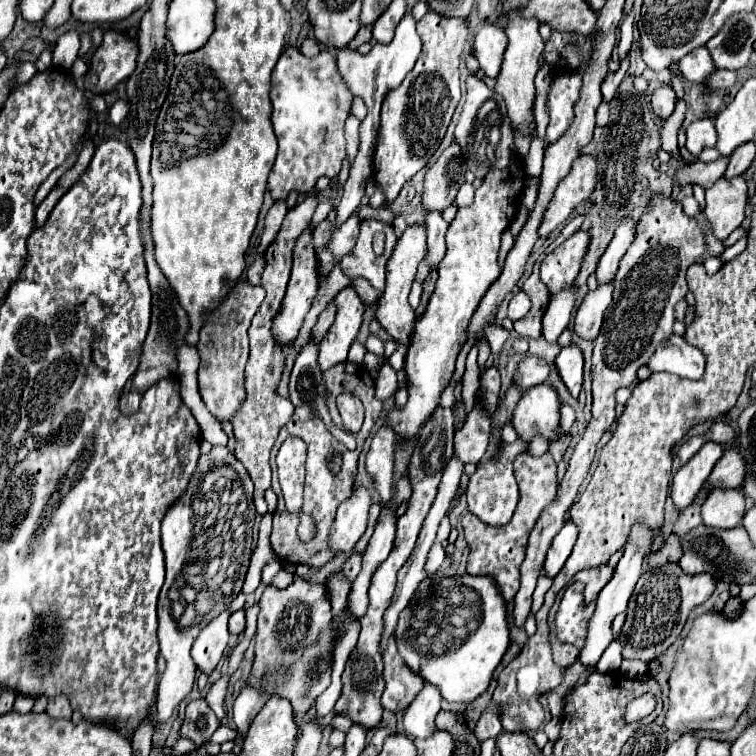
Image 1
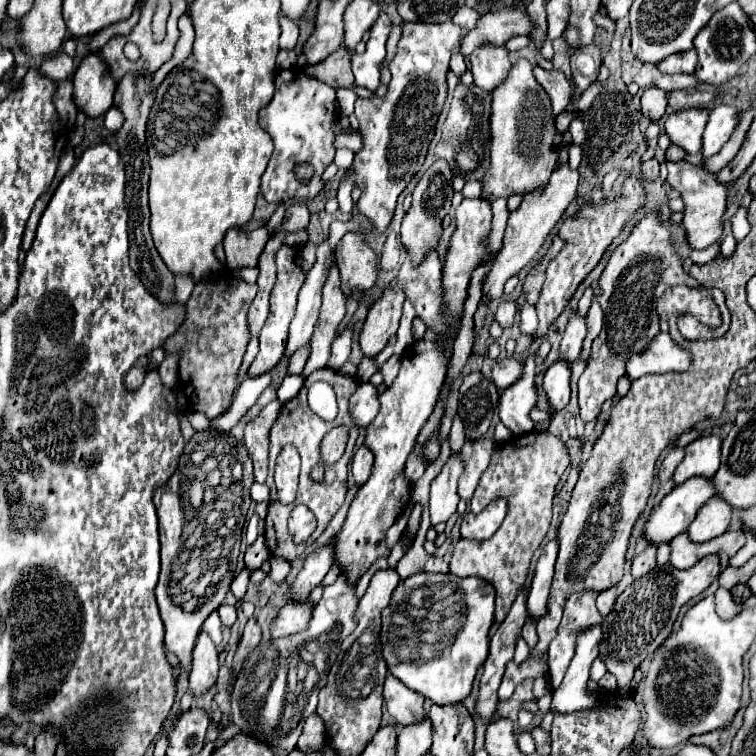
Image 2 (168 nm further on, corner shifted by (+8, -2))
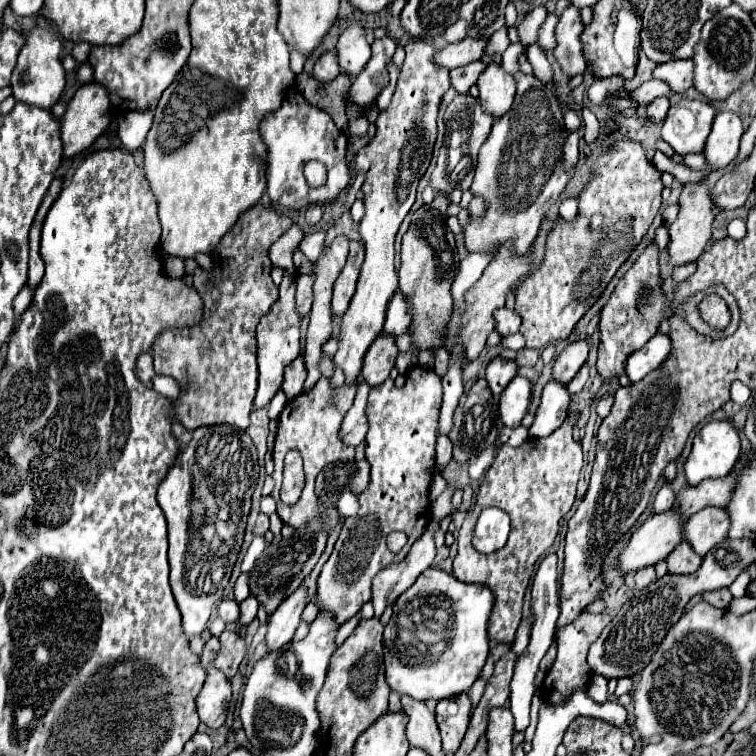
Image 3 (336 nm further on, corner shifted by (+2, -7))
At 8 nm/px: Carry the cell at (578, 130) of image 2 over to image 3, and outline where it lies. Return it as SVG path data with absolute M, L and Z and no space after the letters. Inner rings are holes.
M579 131L571 133L563 147L563 169L569 171L577 163L577 145L579 145Z

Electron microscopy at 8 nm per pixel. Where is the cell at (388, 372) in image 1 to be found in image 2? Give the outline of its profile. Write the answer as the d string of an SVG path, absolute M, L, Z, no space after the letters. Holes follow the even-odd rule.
M361 382L357 392L353 394L351 404L355 424L369 426L369 422L377 416L377 412L379 412L379 388L373 386L371 382Z

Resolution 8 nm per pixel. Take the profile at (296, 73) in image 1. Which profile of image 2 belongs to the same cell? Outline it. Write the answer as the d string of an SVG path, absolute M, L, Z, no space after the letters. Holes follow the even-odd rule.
M301 68L279 70L275 78L275 94L267 106L259 110L259 126L273 138L275 150L261 180L261 192L267 202L281 204L291 200L309 200L323 188L321 172L333 162L335 156L335 132L337 98L329 84L305 74ZM309 164L313 176L307 182L297 180L295 168Z

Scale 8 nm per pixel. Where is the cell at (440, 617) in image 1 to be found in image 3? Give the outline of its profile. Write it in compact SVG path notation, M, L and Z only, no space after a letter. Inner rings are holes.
M429 567L425 569L417 581L399 597L393 605L393 615L385 625L383 635L383 657L385 669L389 675L389 687L399 691L401 695L409 695L413 699L443 699L455 697L459 693L469 691L473 681L479 677L481 667L485 665L489 653L489 637L487 637L487 621L493 609L493 595L487 587L477 583L463 583L455 575L445 573L443 569ZM397 617L409 617L407 623L397 625Z

